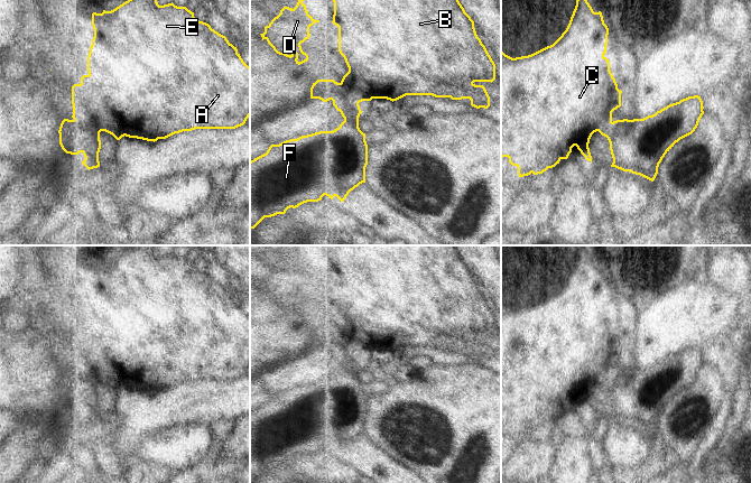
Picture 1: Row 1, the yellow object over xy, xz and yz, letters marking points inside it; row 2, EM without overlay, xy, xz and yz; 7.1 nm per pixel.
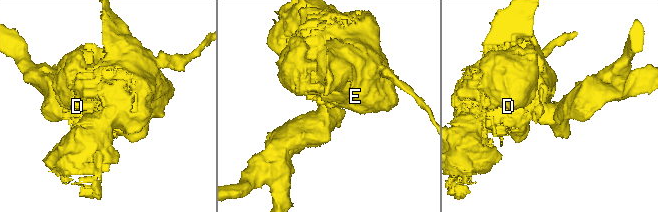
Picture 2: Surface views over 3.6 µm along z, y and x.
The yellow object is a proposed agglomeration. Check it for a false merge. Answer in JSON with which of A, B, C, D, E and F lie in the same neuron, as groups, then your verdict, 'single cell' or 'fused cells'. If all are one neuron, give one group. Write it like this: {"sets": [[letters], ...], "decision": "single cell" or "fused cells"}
{"sets": [["A", "B", "C", "D", "E"], ["F"]], "decision": "fused cells"}

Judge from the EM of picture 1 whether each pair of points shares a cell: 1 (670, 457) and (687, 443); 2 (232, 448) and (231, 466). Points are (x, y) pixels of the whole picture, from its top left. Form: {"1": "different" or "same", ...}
{"1": "different", "2": "different"}

